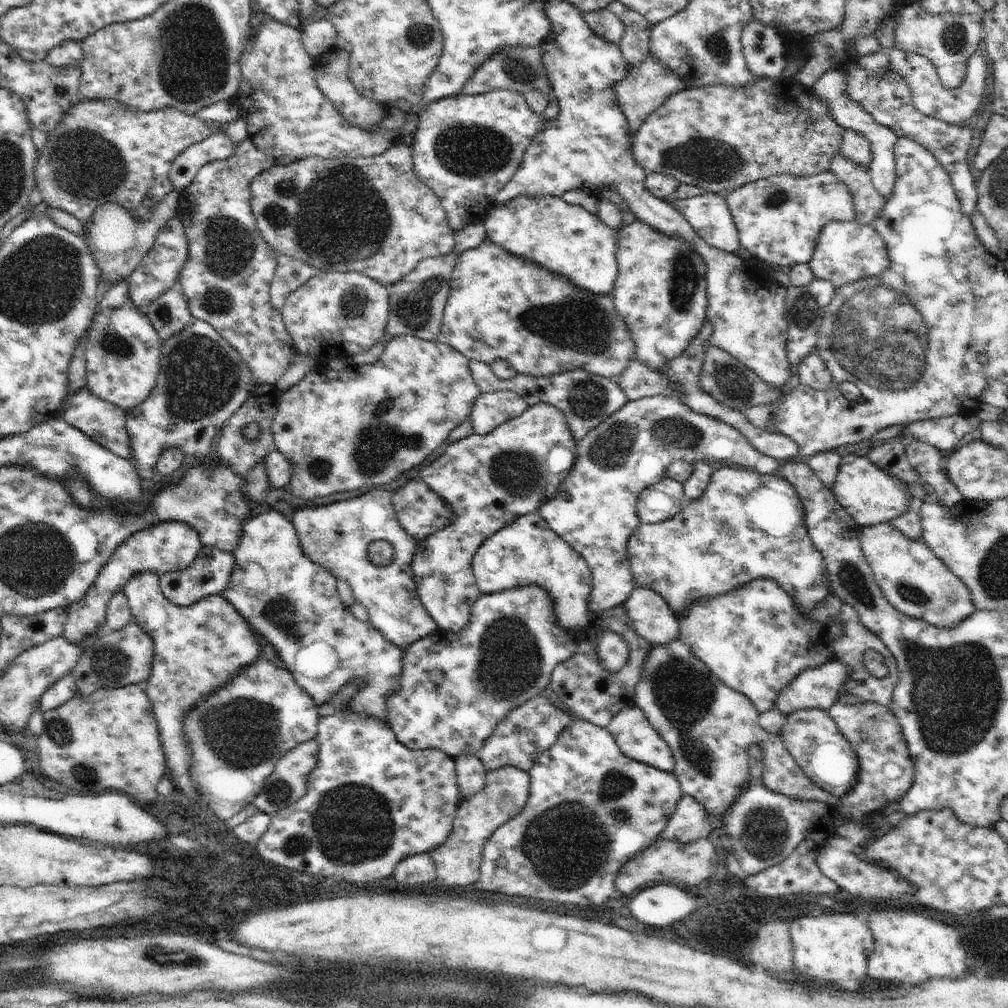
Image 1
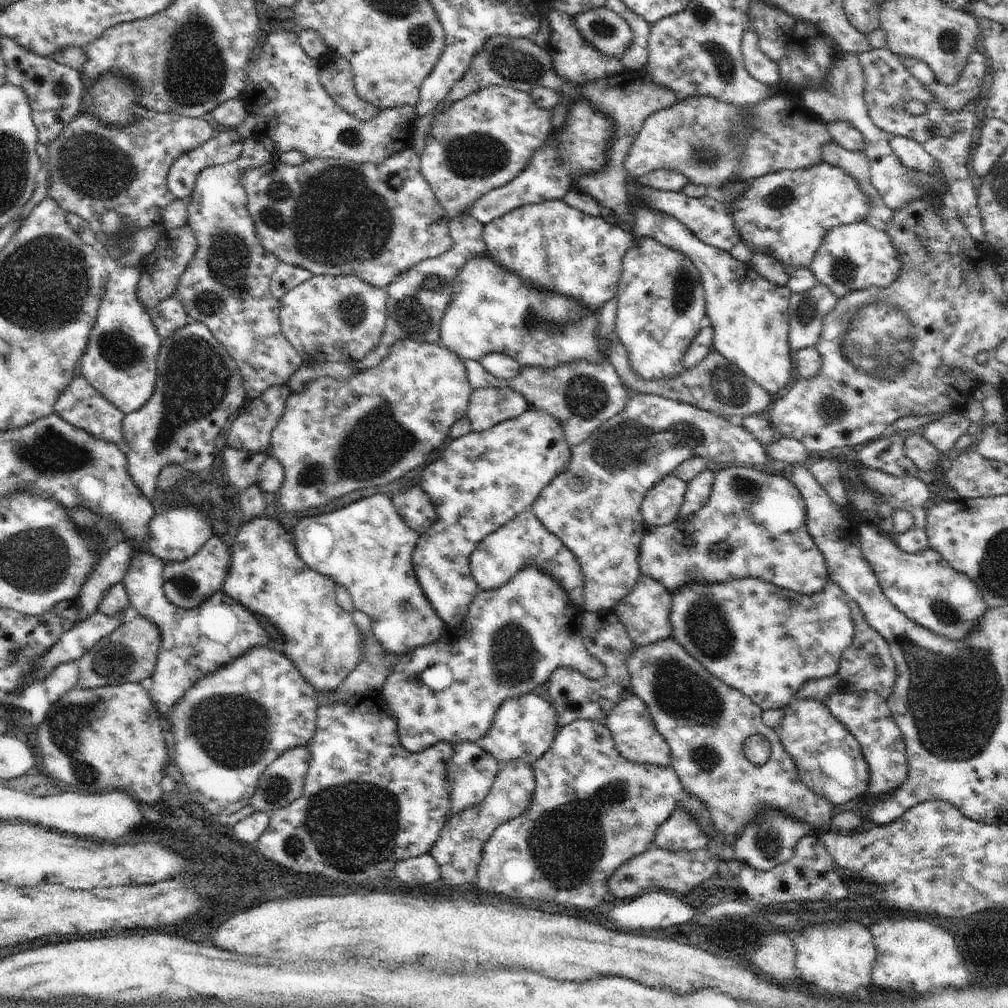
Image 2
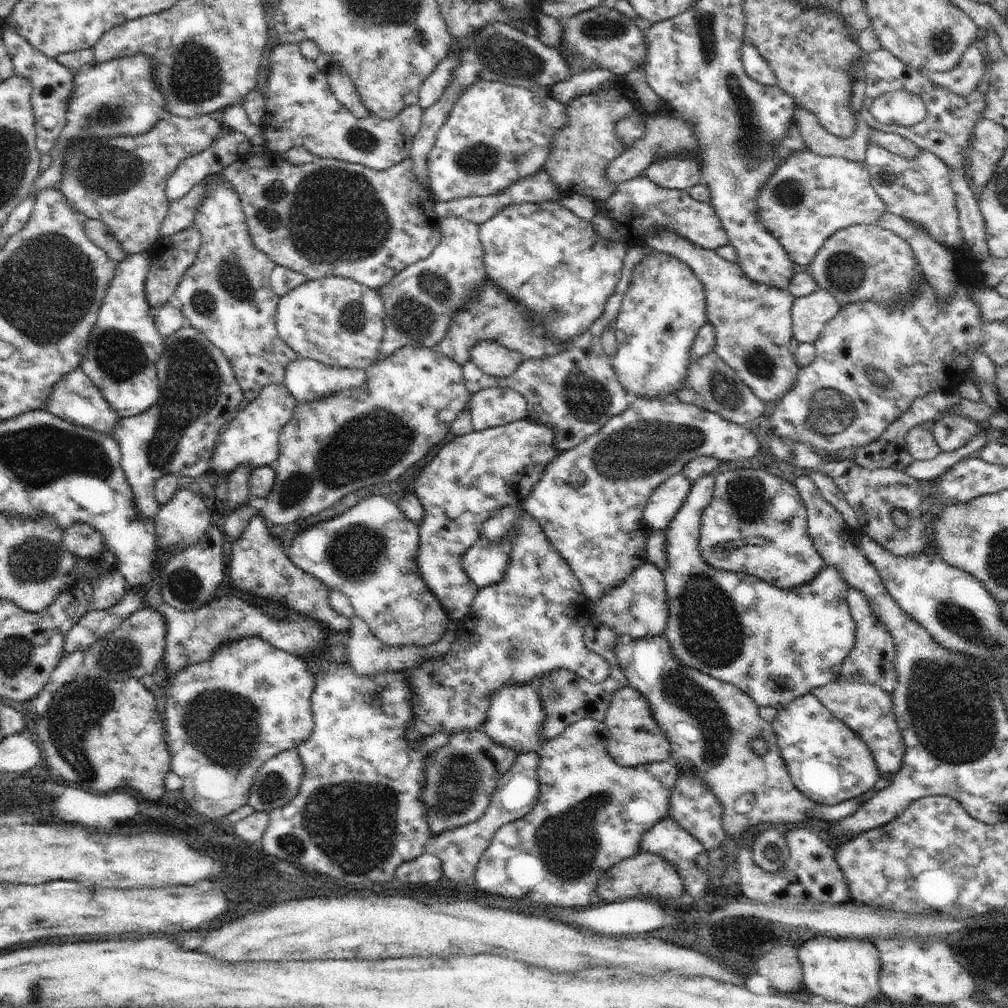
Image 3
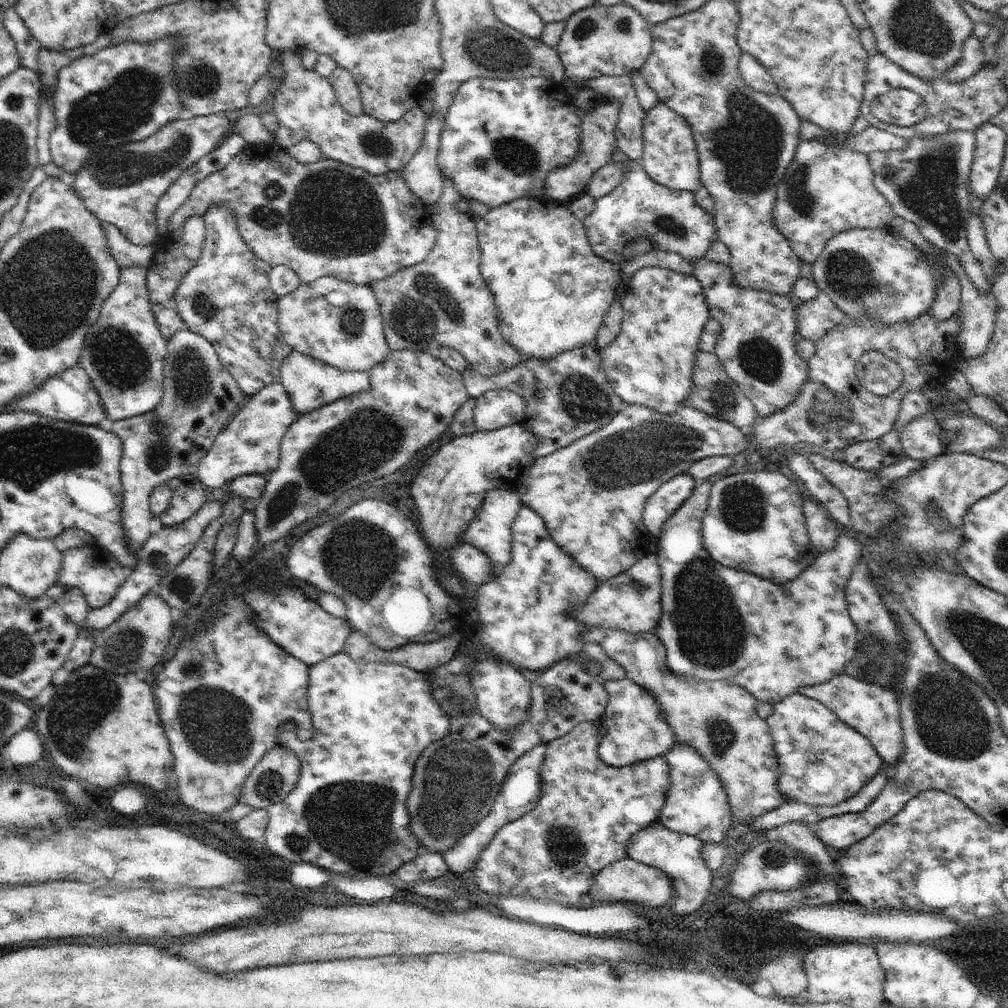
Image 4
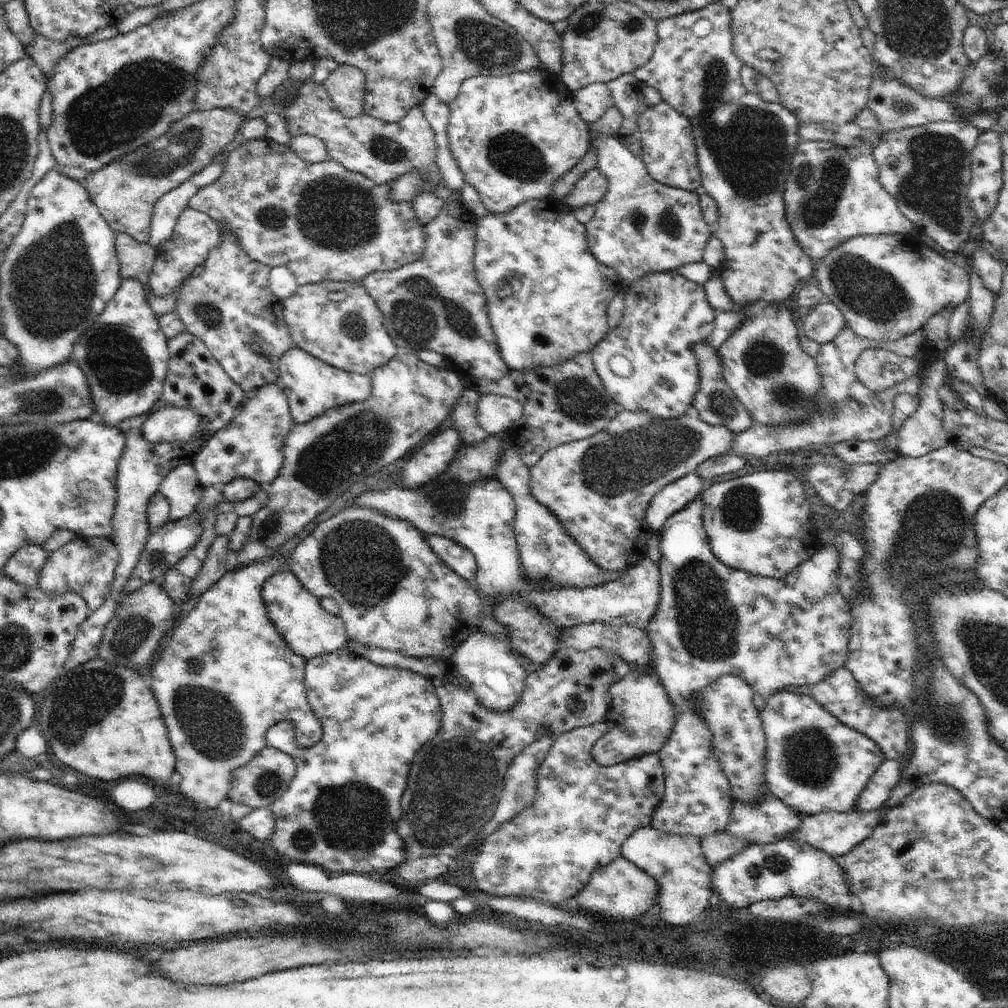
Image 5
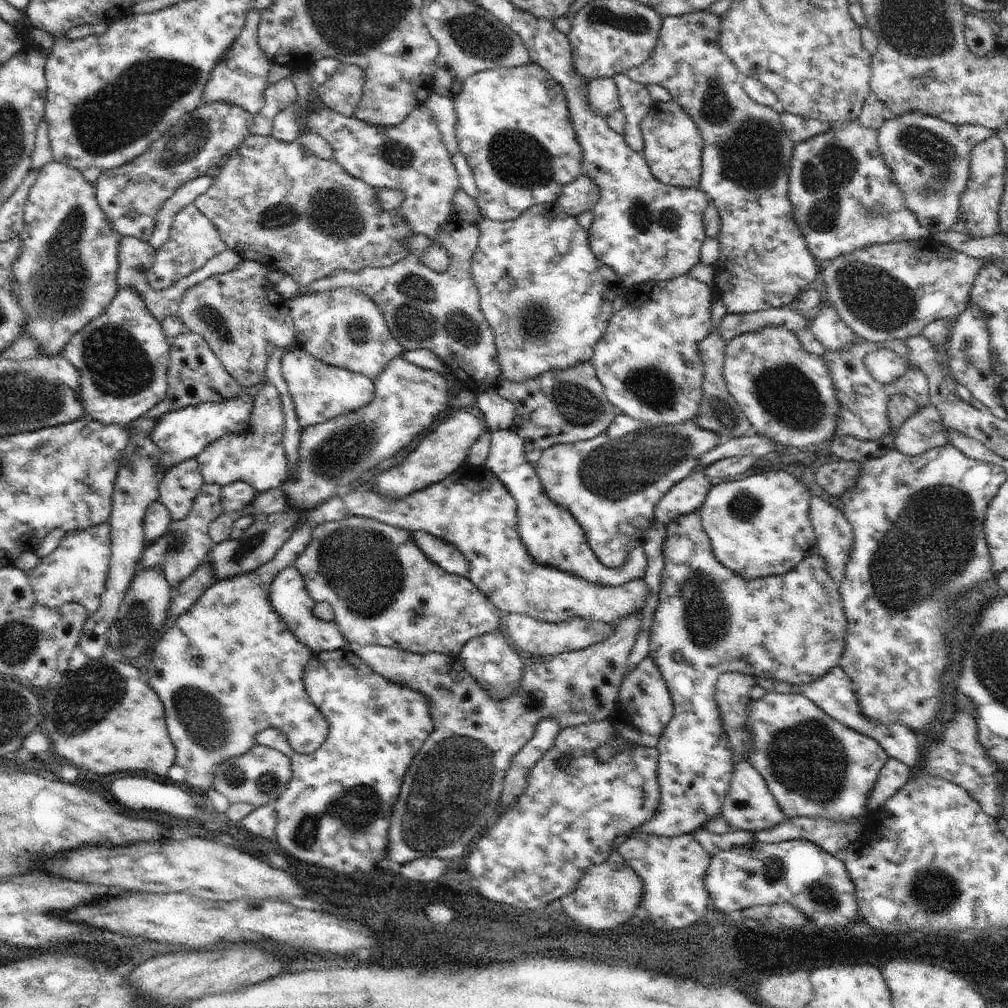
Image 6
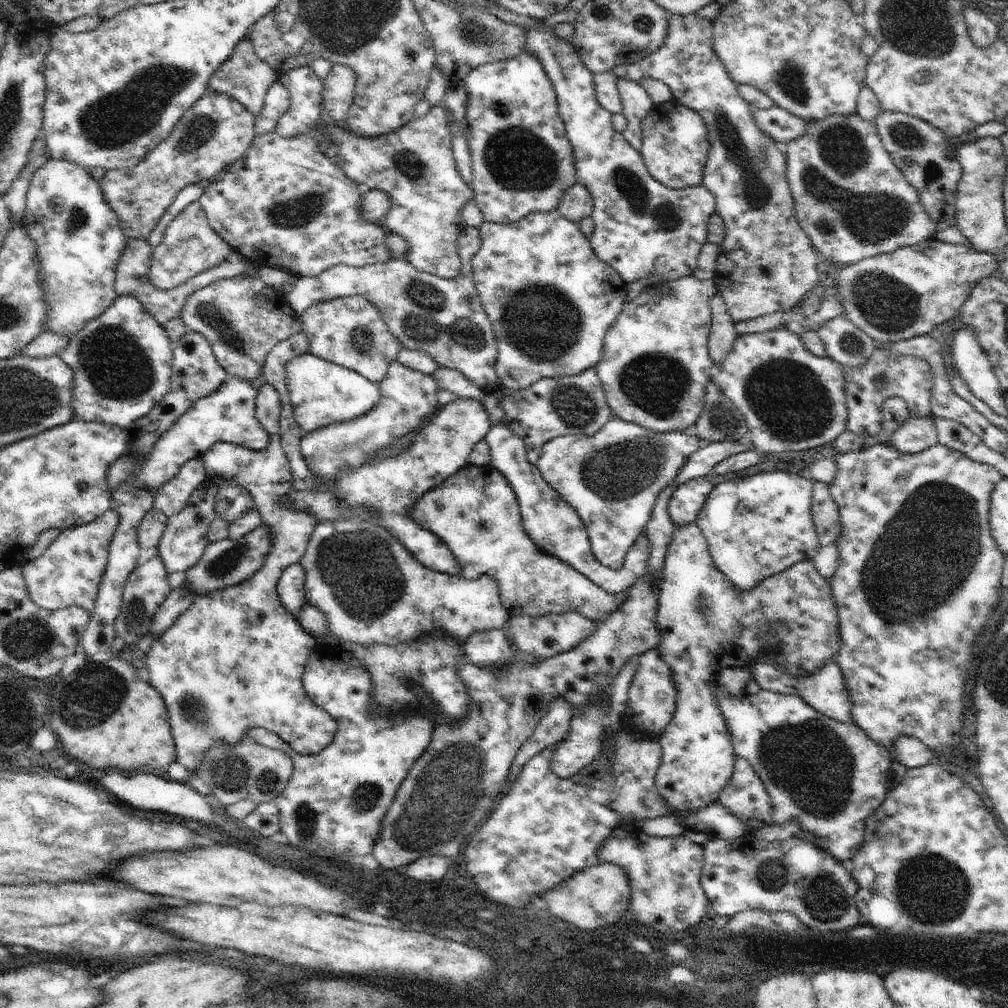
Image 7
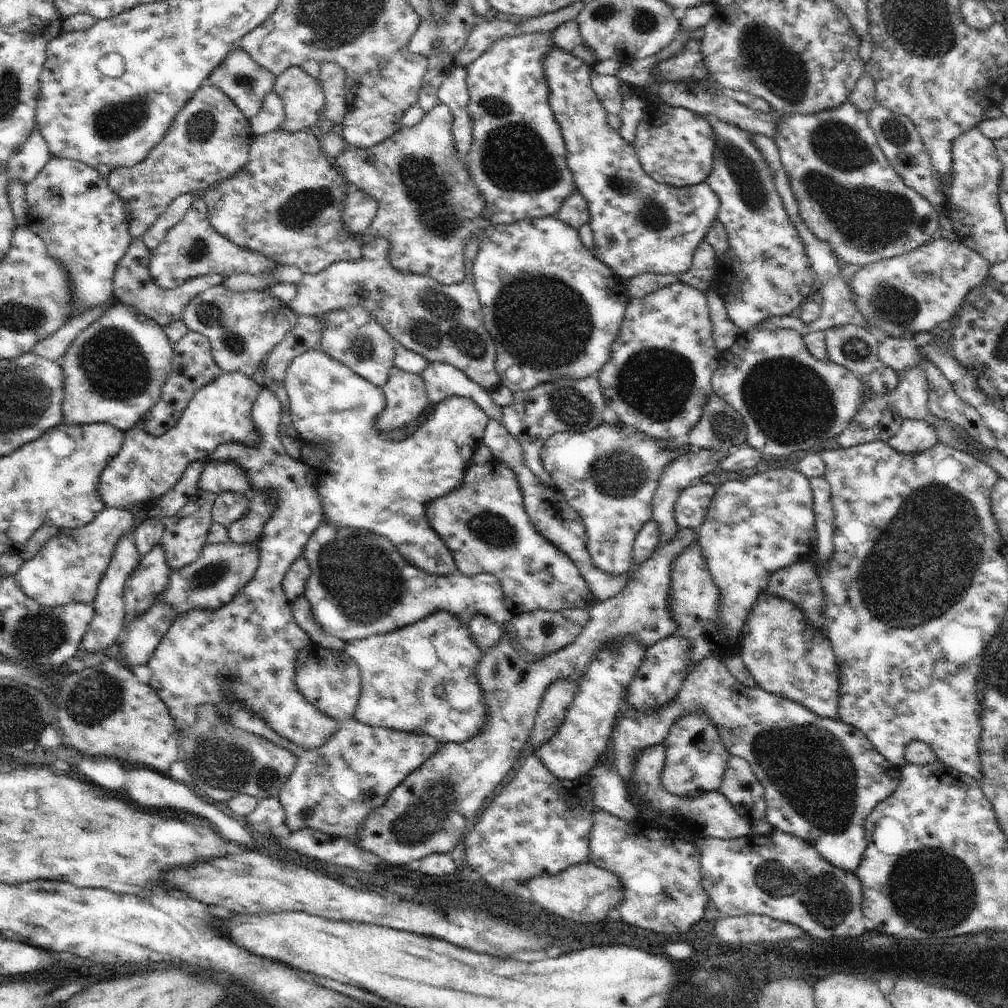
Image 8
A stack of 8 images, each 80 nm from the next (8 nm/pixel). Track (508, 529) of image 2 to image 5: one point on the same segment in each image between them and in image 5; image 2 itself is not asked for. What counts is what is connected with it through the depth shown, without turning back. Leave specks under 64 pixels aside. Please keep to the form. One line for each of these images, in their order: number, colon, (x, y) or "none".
3: (485, 563)
4: (469, 562)
5: (460, 560)

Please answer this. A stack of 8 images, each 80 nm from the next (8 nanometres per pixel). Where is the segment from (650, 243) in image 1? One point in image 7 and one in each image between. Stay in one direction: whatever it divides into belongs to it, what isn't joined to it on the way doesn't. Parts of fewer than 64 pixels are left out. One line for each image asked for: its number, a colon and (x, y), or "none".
2: (661, 299)
3: (663, 309)
4: (651, 361)
5: (648, 363)
6: (648, 361)
7: (655, 366)

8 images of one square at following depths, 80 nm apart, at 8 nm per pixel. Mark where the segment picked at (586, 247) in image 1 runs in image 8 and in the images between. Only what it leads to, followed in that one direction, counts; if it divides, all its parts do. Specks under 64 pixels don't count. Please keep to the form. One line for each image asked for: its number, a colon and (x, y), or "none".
2: (559, 247)
3: (553, 262)
4: (552, 293)
5: (547, 295)
6: (547, 298)
7: (550, 300)
8: (553, 309)

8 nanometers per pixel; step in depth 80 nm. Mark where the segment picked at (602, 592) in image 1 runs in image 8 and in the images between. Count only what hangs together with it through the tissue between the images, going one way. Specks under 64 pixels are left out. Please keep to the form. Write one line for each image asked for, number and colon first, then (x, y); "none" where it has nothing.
2: (593, 506)
3: (590, 501)
4: (579, 491)
5: (576, 481)
6: (593, 479)
7: (600, 476)
8: (609, 475)

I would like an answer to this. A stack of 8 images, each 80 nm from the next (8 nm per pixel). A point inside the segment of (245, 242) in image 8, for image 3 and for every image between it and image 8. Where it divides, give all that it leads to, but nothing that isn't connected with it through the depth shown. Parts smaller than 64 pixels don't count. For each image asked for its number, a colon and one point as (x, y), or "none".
3: (327, 218)
4: (327, 219)
5: (323, 222)
6: (275, 203)
7: (285, 204)

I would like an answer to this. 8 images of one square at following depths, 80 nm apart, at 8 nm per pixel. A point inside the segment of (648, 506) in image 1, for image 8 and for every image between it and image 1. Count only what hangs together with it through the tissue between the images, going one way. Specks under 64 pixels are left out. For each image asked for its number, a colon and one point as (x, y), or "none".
2: (662, 504)
3: (667, 499)
4: (668, 498)
5: (676, 496)
6: (687, 496)
7: (686, 501)
8: (690, 507)

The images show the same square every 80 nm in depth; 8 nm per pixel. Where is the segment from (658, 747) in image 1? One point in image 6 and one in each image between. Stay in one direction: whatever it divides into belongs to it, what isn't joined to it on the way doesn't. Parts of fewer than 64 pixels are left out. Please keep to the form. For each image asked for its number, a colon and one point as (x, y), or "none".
2: (635, 737)
3: (635, 739)
4: (637, 730)
5: (641, 717)
6: (644, 708)

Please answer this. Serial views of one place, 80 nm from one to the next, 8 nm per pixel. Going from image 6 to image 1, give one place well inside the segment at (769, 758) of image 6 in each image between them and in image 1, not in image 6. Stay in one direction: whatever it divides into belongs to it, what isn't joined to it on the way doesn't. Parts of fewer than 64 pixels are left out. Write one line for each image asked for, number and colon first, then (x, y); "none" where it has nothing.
1: (810, 735)
2: (829, 761)
3: (829, 763)
4: (822, 761)
5: (814, 763)

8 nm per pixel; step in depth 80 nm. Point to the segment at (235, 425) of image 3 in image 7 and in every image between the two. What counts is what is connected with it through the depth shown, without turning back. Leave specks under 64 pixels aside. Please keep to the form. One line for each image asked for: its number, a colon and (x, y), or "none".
4: (250, 444)
5: (251, 447)
6: (258, 457)
7: (233, 662)

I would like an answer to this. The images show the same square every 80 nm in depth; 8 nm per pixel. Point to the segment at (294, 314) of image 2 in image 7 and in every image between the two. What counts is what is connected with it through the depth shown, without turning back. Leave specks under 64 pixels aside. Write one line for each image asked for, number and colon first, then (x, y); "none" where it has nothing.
3: (336, 321)
4: (339, 323)
5: (338, 322)
6: (344, 328)
7: (348, 331)

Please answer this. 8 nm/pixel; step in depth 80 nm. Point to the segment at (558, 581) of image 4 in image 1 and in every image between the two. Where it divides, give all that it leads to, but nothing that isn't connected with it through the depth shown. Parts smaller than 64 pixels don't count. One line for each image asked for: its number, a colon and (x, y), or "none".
1: (456, 689)
2: (514, 638)
3: (532, 622)

